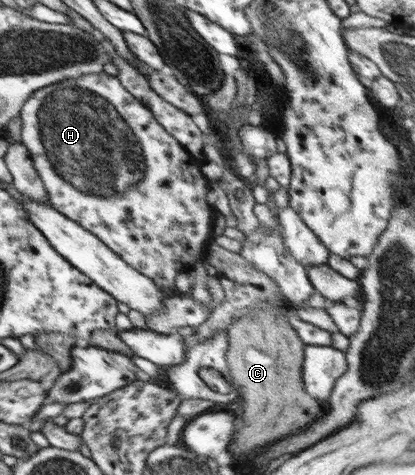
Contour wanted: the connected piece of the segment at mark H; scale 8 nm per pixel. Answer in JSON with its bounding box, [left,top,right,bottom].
[20,71,214,295]

